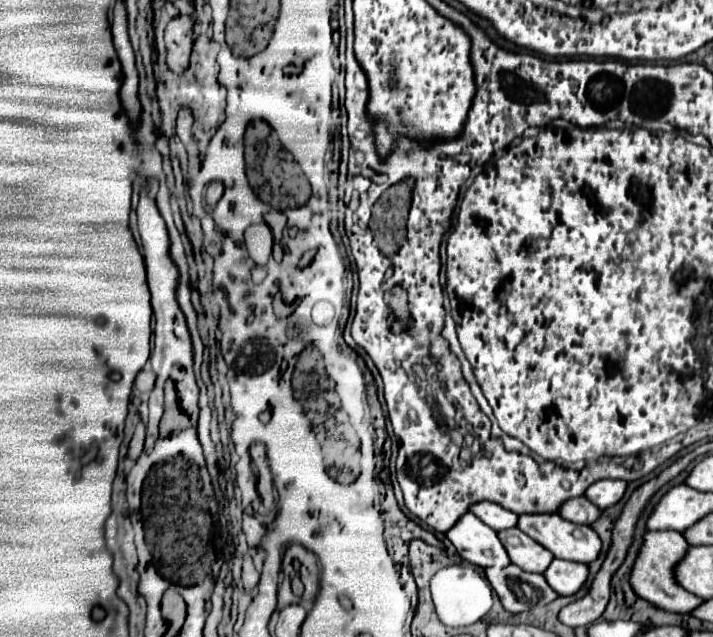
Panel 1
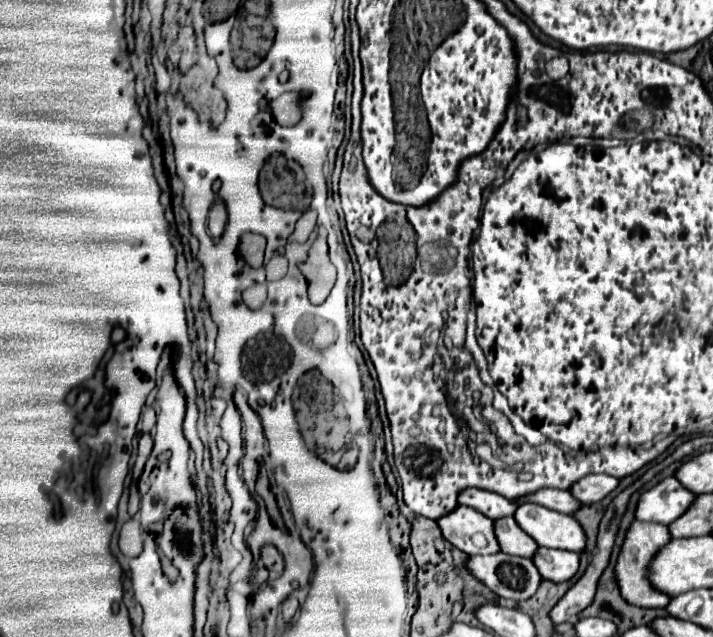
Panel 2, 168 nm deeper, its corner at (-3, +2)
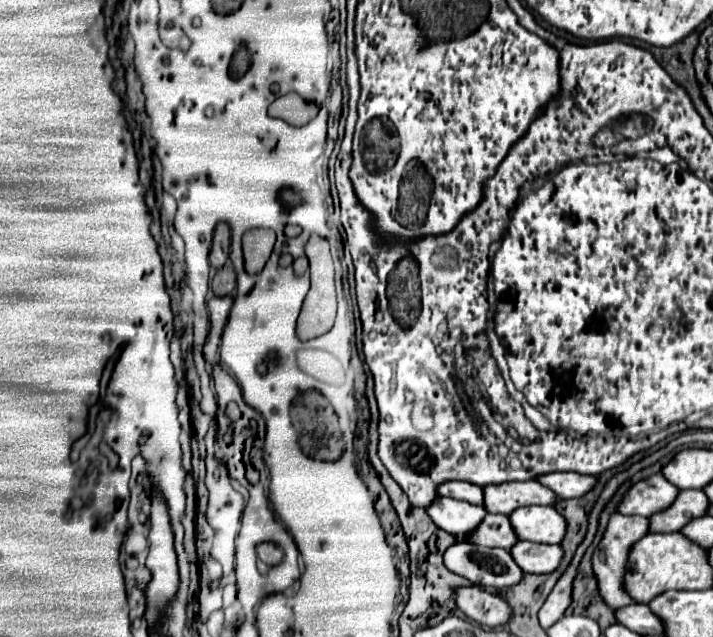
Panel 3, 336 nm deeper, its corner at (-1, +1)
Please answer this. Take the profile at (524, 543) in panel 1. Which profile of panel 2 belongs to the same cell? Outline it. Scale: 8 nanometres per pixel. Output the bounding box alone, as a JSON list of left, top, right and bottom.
[494,516,538,560]

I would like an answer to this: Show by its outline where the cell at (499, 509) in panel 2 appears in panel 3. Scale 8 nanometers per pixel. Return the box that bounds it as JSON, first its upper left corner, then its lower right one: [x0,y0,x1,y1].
[436,481,484,505]

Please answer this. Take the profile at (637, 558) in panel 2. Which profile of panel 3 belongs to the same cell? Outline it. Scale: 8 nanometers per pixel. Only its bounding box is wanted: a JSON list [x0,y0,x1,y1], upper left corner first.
[592,513,648,609]

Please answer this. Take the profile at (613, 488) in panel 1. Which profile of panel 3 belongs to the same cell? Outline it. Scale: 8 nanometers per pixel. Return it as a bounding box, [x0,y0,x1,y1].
[536,473,596,499]

